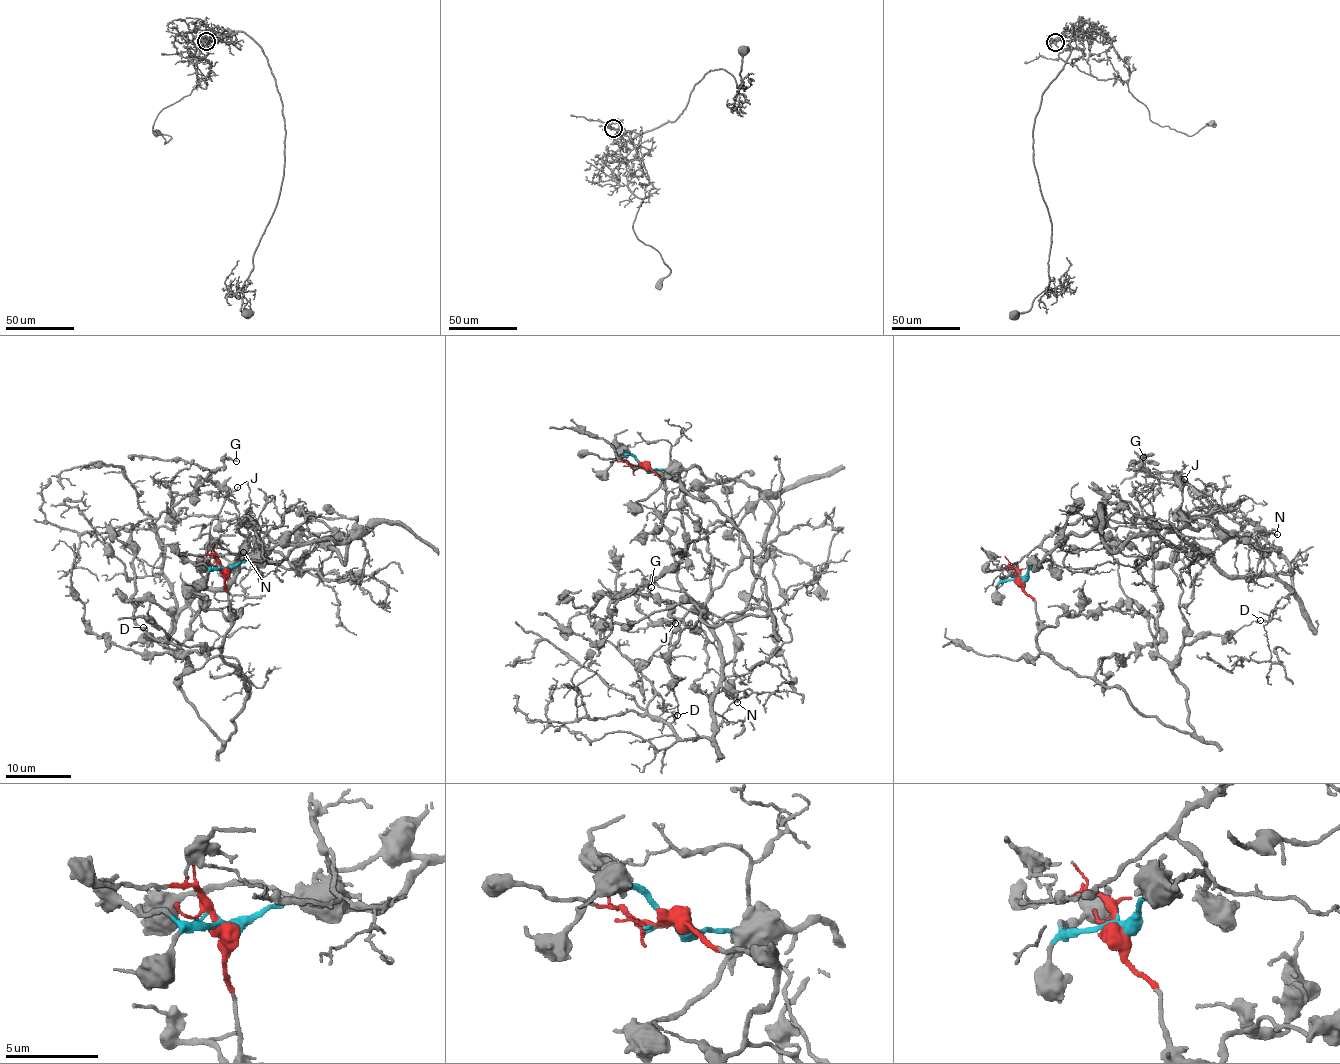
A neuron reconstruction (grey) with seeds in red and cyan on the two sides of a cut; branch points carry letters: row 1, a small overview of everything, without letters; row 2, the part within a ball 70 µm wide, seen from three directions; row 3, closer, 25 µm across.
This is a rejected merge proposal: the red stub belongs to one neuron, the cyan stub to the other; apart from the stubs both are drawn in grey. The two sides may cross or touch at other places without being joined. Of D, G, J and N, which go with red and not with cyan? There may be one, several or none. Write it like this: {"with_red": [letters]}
{"with_red": ["D", "G", "J"]}

